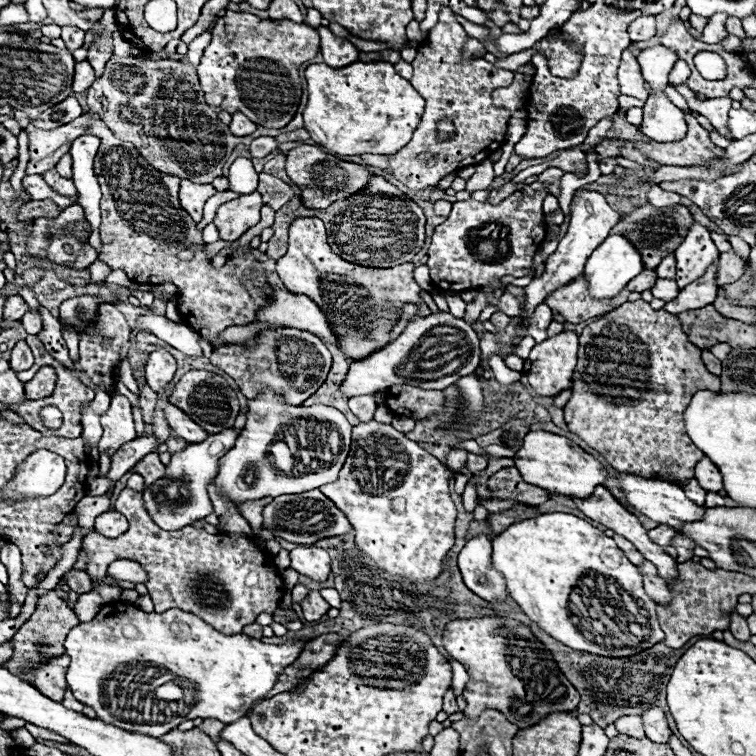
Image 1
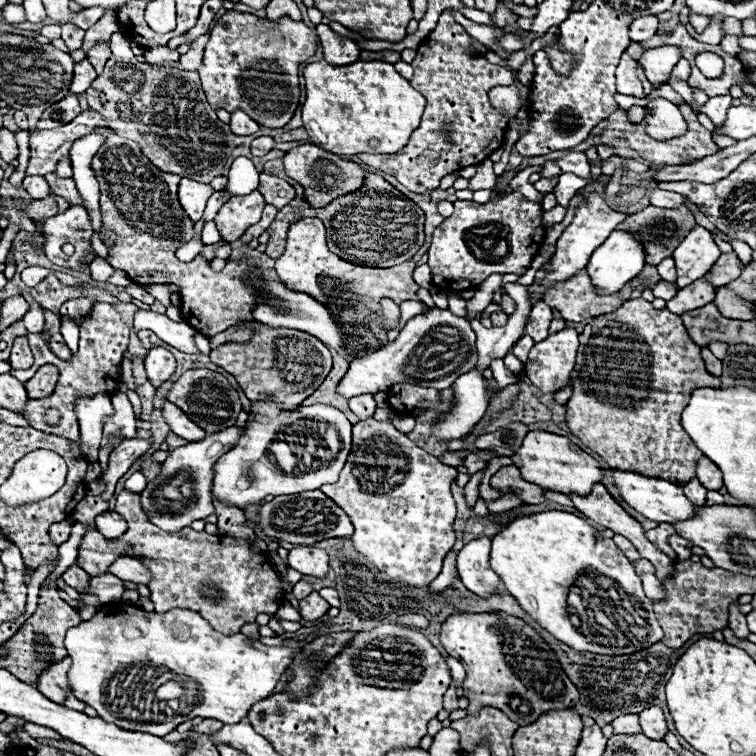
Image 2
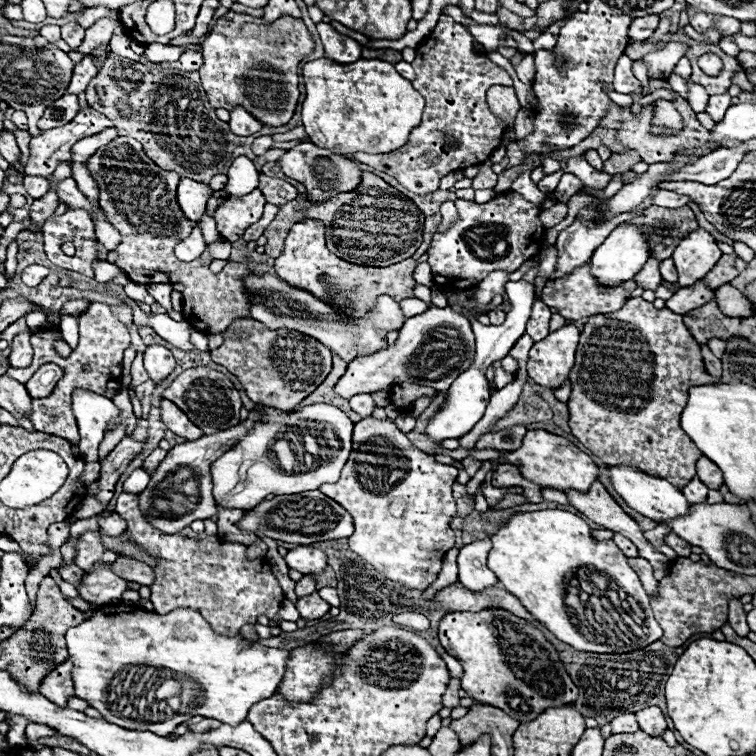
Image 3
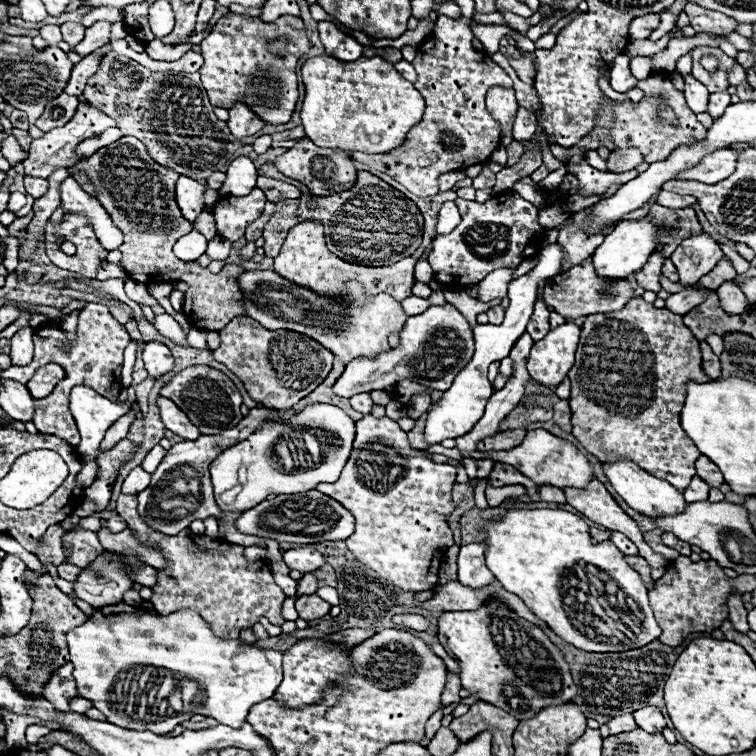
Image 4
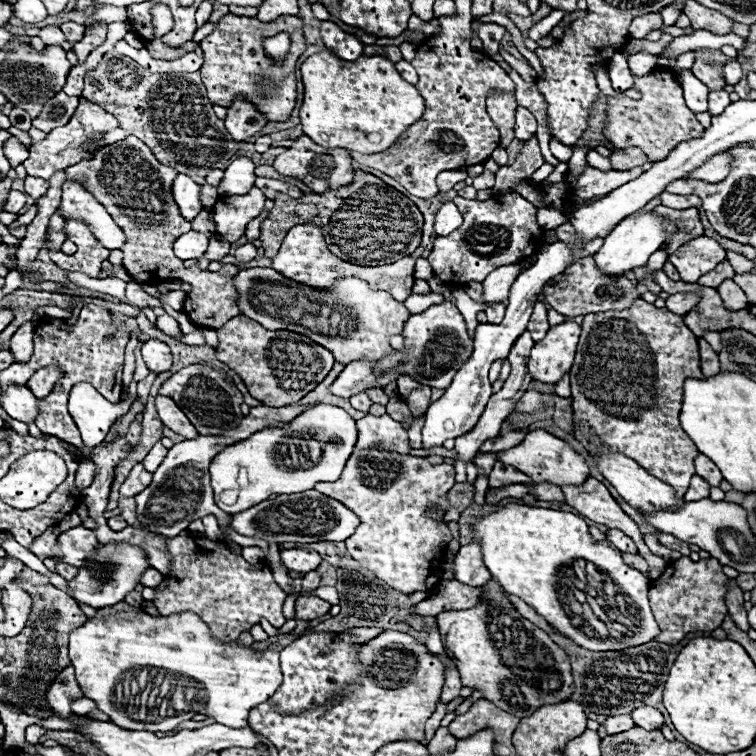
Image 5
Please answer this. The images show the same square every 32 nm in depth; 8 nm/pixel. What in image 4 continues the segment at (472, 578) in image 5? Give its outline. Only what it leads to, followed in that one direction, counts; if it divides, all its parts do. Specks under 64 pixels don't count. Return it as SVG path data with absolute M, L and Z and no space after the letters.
M472 542L460 548L458 554L458 582L470 588L482 588L494 582L492 572L484 564L484 546L482 542Z

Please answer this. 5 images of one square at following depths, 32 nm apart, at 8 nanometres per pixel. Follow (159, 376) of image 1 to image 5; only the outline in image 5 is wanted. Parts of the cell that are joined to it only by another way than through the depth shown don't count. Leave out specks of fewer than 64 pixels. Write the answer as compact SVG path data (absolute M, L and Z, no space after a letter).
M150 338L150 340L144 342L144 346L142 346L142 358L144 358L146 366L148 366L152 372L156 372L156 374L166 372L166 370L170 370L170 366L172 366L170 348L168 348L164 342L156 340L156 338Z

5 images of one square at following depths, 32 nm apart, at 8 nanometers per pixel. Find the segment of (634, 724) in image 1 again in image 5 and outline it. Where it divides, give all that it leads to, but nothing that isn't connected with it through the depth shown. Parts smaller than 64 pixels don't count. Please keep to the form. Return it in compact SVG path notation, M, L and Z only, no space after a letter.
M624 714L624 716L608 716L602 726L606 728L608 734L614 734L614 732L626 732L626 728L632 728L634 722L630 720L628 714Z

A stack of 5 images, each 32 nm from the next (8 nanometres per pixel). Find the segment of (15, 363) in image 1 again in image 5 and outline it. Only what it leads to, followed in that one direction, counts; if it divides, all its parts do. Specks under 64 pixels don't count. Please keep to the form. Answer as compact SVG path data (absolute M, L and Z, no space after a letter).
M24 322L12 336L10 340L10 350L14 352L16 362L24 362L26 358L32 356L32 332L34 332L34 324L32 322Z

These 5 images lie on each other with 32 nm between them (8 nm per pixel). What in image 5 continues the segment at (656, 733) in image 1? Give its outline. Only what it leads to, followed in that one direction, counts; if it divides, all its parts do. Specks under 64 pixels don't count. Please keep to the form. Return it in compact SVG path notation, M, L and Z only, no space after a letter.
M640 706L634 708L630 712L632 720L636 726L646 728L646 730L660 730L660 726L664 724L664 716L654 708L654 706Z

